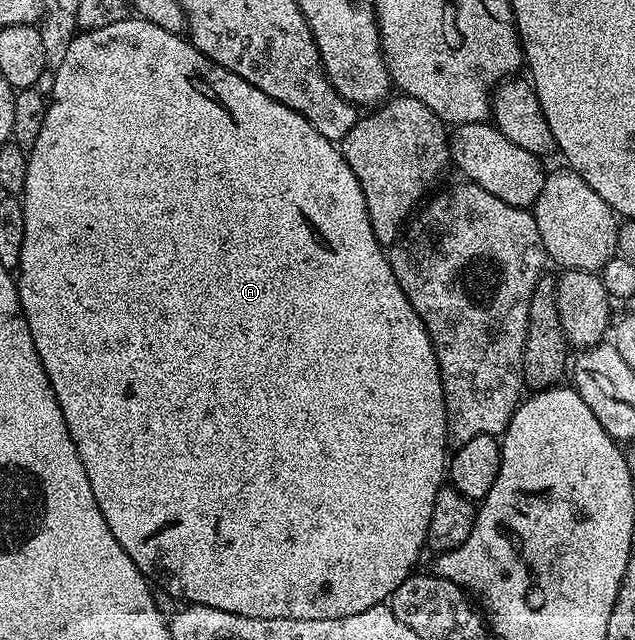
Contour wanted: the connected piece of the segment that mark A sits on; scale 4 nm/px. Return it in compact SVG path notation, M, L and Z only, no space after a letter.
M126 19L110 23L107 27L74 34L65 59L54 70L55 82L47 102L45 123L41 123L37 143L33 143L27 153L25 187L21 194L25 211L25 239L21 243L17 284L19 302L29 323L37 355L45 367L45 375L49 375L57 403L61 407L61 415L65 415L69 435L85 467L85 475L89 475L93 499L97 499L97 507L101 507L101 515L105 515L105 523L109 523L113 539L125 547L125 555L137 563L148 581L180 602L217 607L221 611L246 617L345 619L349 615L357 615L369 607L384 604L418 566L415 564L419 561L419 552L424 552L427 544L429 519L433 519L433 503L437 499L437 491L445 485L445 470L449 465L447 412L441 375L431 340L425 331L425 323L421 323L417 311L413 311L409 299L405 299L405 291L401 291L387 262L384 246L373 235L369 211L365 207L365 195L361 195L361 183L357 183L357 175L349 171L349 163L345 163L342 148L336 142L325 139L325 135L321 135L313 123L297 115L297 111L277 103L277 99L269 99L265 91L253 87L253 83L245 83L241 75L233 75L233 71L213 63L213 59L192 45L186 36L170 33L142 19L134 20Z

